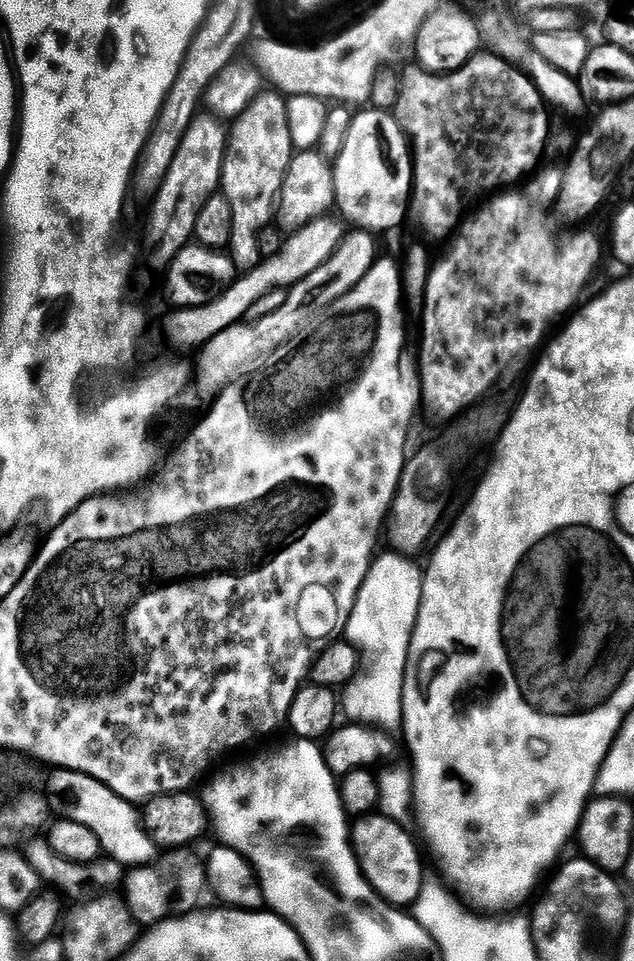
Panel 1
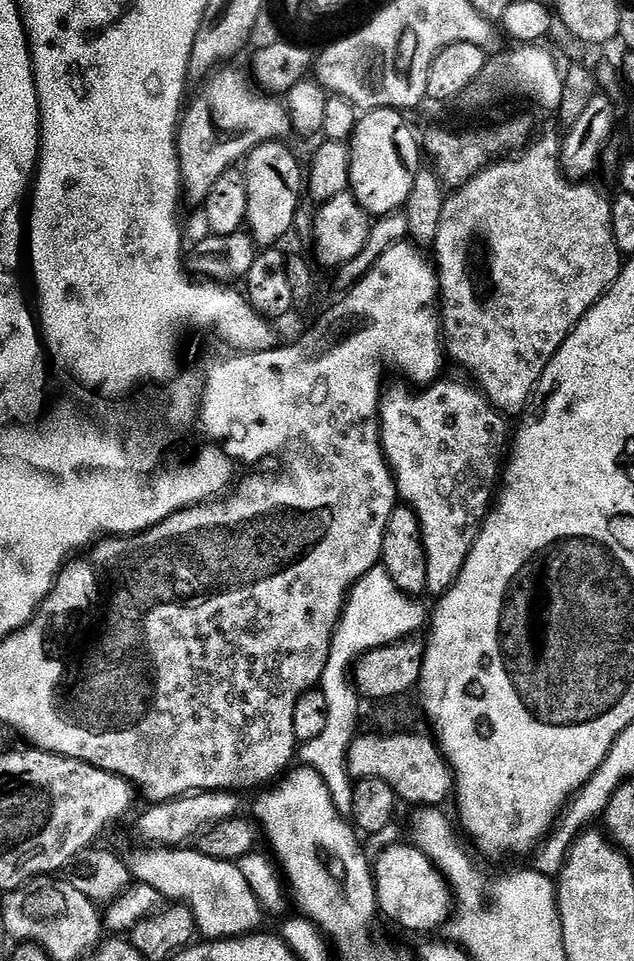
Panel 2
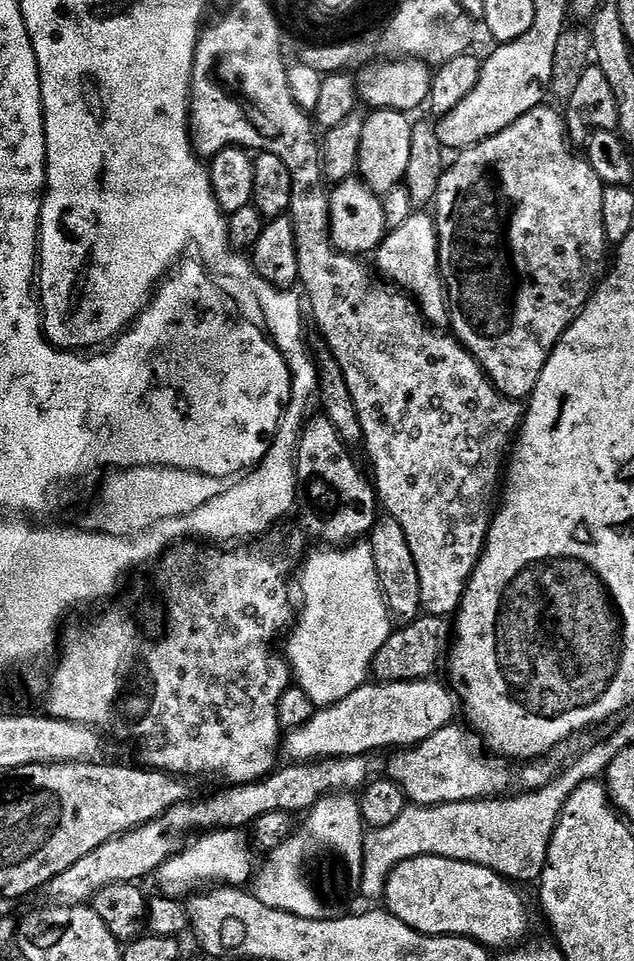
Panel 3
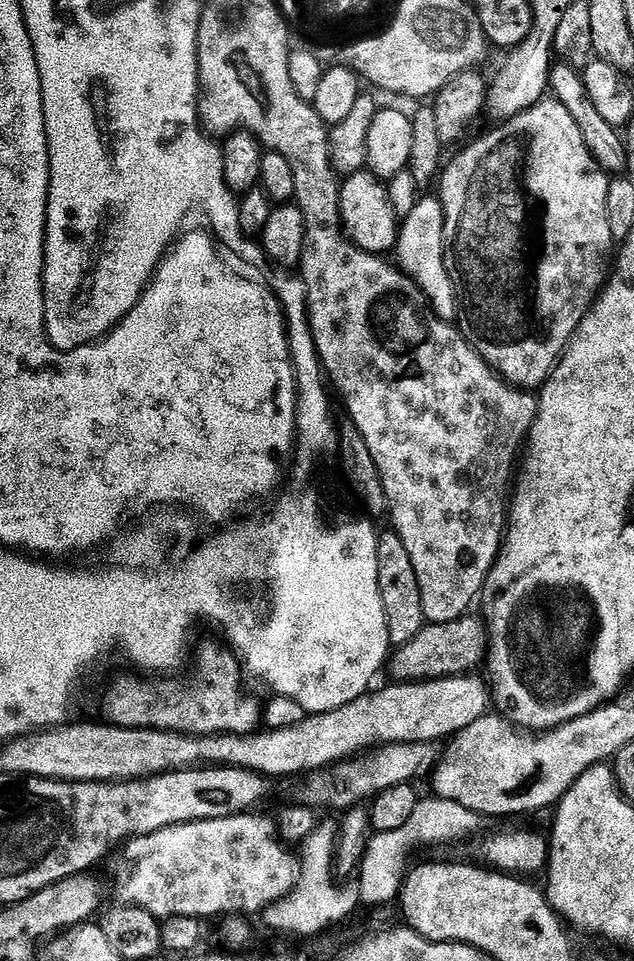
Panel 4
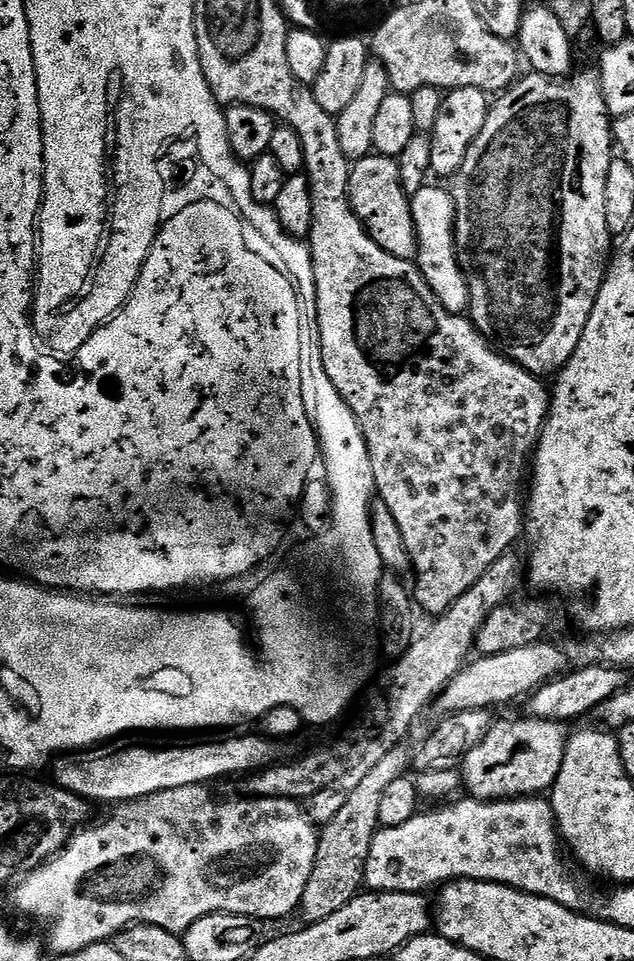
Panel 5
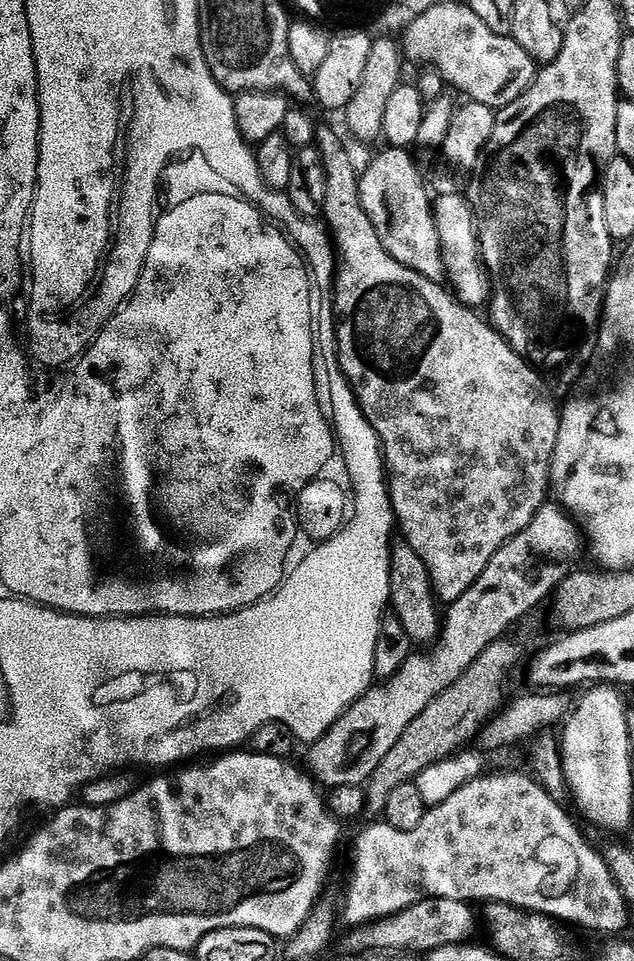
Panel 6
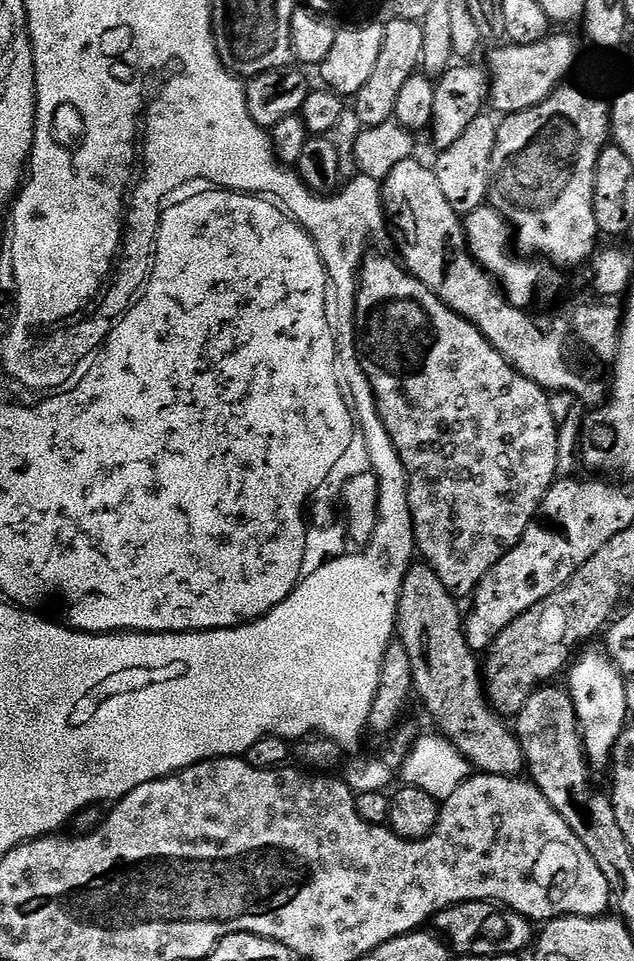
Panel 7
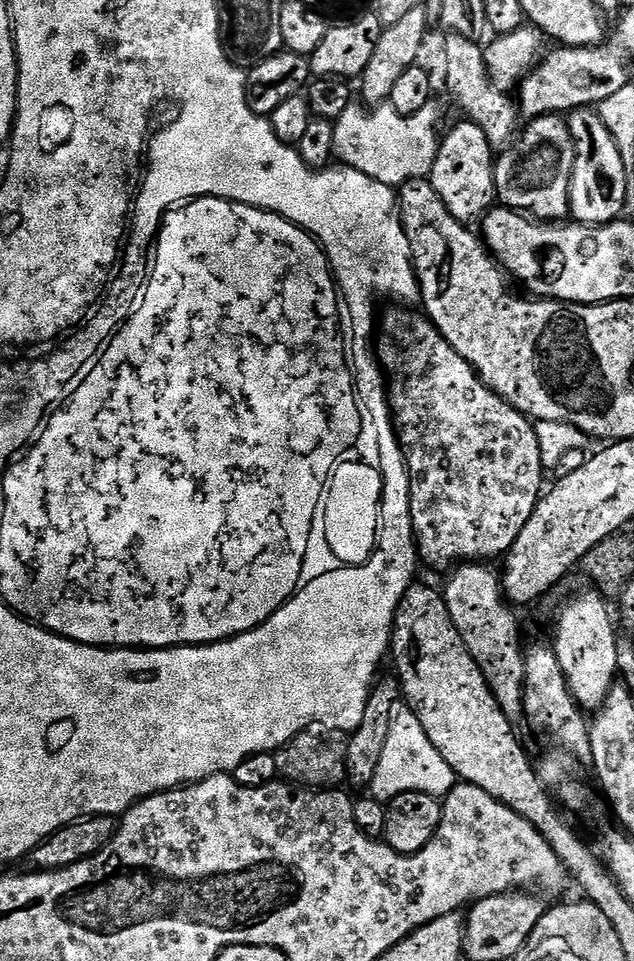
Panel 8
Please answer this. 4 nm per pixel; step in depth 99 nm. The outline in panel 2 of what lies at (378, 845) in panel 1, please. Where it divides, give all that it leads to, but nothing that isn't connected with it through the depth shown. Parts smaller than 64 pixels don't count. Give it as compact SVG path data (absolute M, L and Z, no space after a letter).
M397 842L387 845L374 862L377 909L398 925L416 932L443 927L452 914L454 897L444 876L415 845Z

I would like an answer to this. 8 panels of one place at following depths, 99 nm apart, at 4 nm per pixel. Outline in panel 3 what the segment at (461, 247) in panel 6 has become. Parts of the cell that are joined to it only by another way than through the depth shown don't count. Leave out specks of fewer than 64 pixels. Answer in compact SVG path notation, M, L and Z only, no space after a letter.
M416 210L402 226L391 229L374 253L379 275L387 278L397 288L415 298L420 311L431 327L444 330L449 327L448 294L440 277L440 240L436 237L436 222L427 211Z

